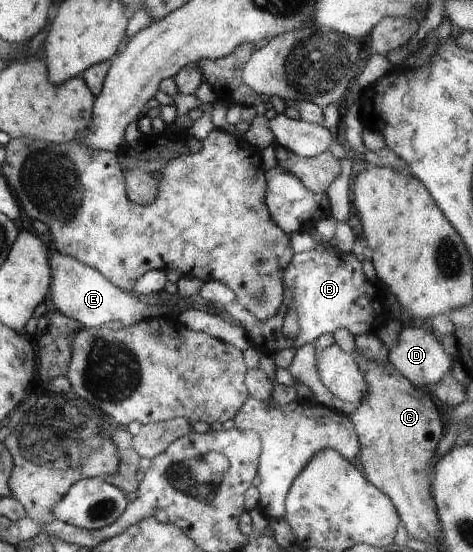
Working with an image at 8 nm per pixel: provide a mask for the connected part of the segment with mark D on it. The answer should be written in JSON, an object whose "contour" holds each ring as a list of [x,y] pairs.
{"contour":[[[415,322],[403,325],[395,346],[387,351],[387,360],[413,386],[428,390],[434,388],[443,380],[445,374],[451,372],[454,363],[454,358],[443,349],[442,344],[434,335],[431,332],[425,332],[423,328],[418,328]]]}

